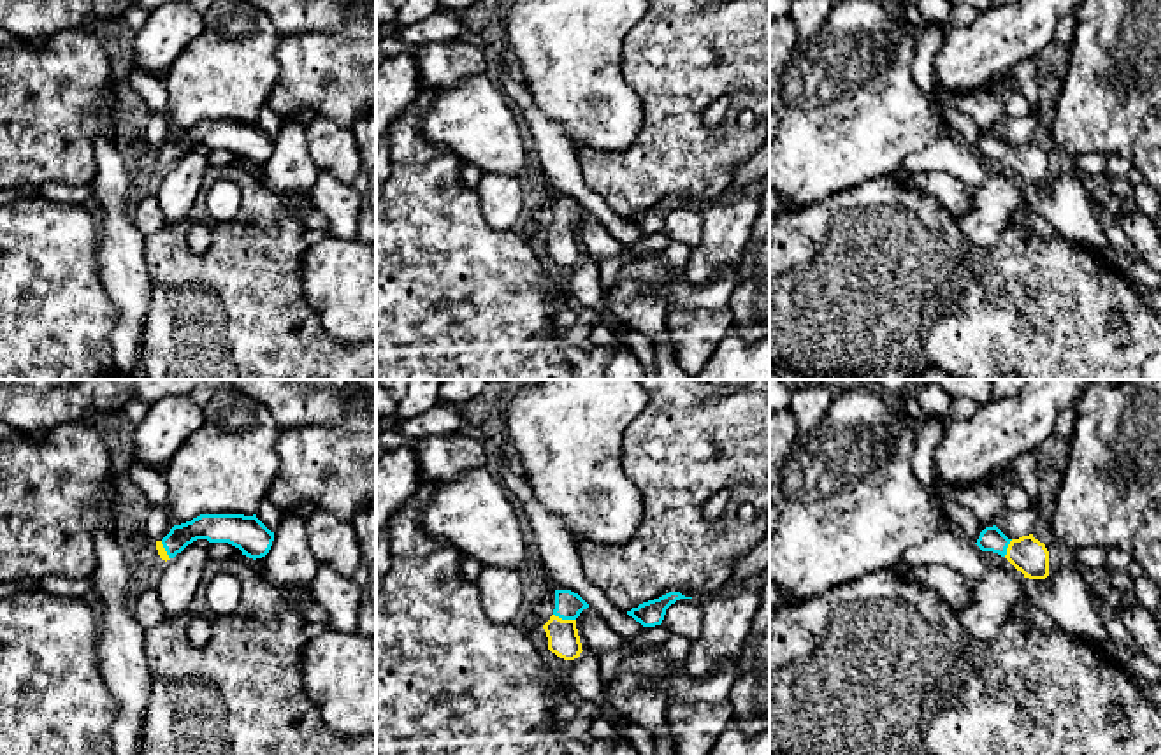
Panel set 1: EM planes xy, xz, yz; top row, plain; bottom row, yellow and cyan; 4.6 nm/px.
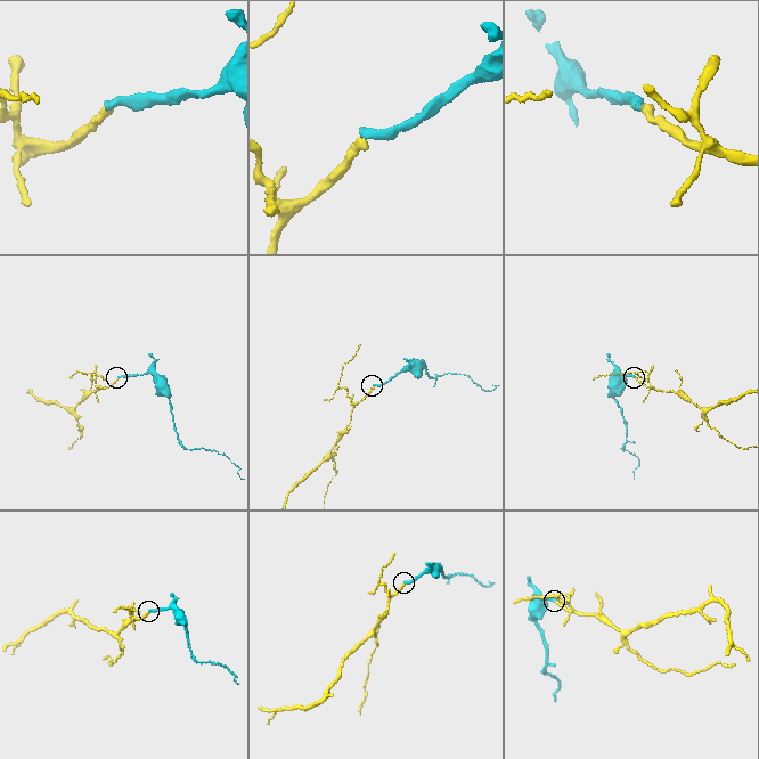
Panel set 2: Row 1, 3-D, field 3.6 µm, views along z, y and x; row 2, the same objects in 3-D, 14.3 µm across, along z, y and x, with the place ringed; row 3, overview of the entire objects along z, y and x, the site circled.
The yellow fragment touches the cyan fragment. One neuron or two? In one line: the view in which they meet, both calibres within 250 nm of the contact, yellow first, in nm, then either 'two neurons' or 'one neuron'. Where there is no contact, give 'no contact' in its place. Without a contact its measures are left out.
xz | 140/130 nm | one neuron

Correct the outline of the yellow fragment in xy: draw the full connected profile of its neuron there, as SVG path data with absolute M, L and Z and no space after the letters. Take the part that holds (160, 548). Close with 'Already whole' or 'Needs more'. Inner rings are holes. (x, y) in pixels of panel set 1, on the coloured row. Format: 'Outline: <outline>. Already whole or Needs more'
Outline: M200 514L191 521L174 525L162 541L156 541L156 550L160 558L167 562L197 539L228 543L256 560L269 553L274 532L256 514Z. Needs more

